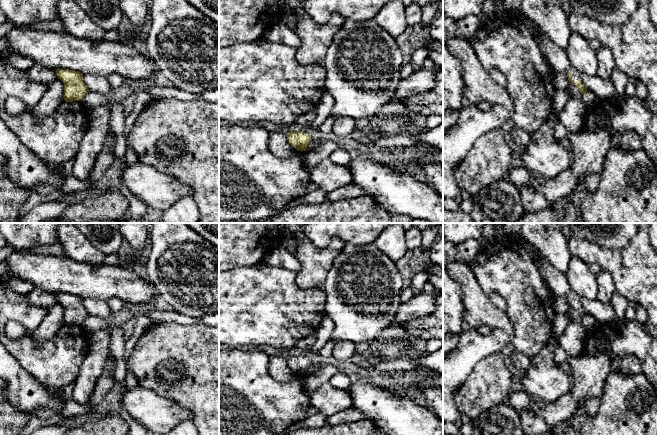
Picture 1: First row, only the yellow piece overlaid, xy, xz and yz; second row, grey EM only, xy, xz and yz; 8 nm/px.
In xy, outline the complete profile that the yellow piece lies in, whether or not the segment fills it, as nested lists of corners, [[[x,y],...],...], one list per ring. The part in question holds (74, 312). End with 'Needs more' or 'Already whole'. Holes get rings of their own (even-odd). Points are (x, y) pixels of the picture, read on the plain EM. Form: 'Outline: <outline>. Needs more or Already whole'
Outline: [[[56,293],[58,303],[64,308],[65,326],[82,325],[89,313],[83,306],[83,298],[68,293]]]. Already whole

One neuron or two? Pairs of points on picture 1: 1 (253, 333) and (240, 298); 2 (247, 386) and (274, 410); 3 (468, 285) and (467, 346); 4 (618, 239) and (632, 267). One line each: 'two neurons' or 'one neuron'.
1: one neuron
2: one neuron
3: two neurons
4: two neurons

